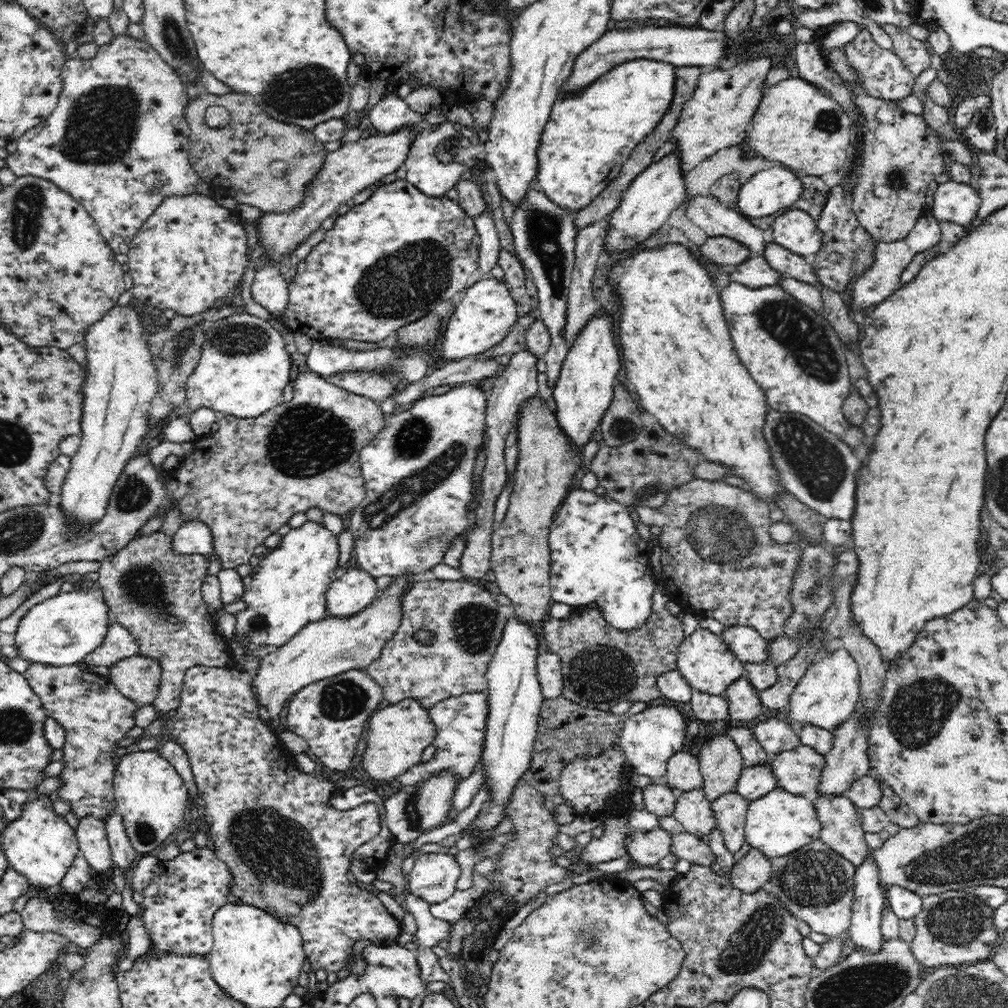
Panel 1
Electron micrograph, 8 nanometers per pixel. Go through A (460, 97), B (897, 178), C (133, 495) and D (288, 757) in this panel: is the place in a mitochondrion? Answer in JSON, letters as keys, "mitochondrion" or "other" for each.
{"A":"other","B":"mitochondrion","C":"mitochondrion","D":"other"}

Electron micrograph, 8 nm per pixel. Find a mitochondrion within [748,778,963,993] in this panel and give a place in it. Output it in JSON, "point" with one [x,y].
{"point":[815,879]}

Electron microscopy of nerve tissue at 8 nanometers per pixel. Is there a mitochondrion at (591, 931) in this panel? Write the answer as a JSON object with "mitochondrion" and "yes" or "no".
{"mitochondrion":"yes"}

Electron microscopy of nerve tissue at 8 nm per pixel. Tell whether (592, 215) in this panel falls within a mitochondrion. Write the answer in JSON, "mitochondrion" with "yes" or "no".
{"mitochondrion":"no"}

